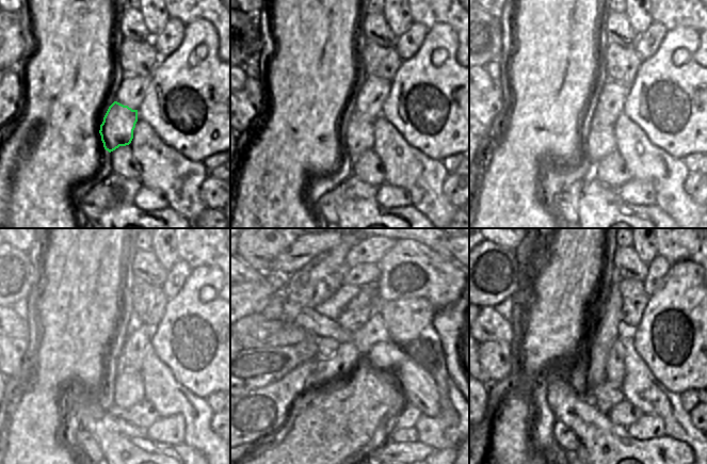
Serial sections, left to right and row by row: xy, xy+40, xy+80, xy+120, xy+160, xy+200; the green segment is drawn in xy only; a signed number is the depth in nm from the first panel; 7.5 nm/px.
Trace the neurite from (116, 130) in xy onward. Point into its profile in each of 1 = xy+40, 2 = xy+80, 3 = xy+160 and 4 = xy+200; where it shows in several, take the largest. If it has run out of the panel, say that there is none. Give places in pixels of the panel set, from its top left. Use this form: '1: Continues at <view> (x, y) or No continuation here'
1: Continues at xy+40 (359, 137)
2: Continues at xy+80 (600, 141)
3: Continues at xy+160 (368, 390)
4: Continues at xy+200 (606, 396).

